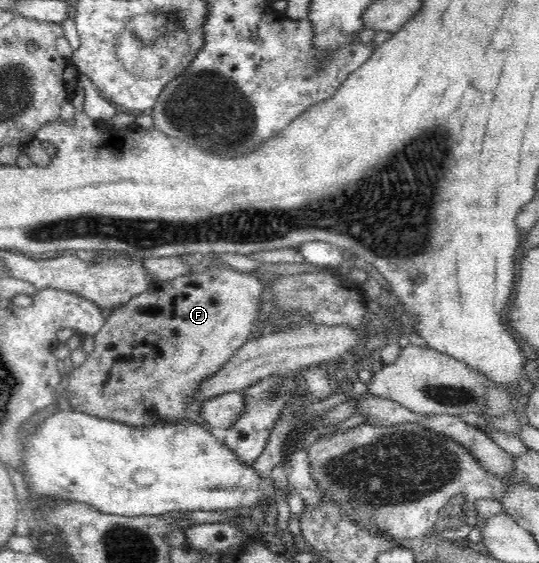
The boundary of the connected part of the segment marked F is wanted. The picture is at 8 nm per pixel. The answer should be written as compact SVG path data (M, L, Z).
M205 264L188 275L175 277L161 284L153 283L145 292L134 296L132 300L129 300L129 303L121 304L119 308L115 308L111 312L111 316L106 318L106 322L99 332L95 334L95 350L87 356L82 365L75 367L66 374L65 386L71 409L90 416L97 416L102 420L113 420L135 428L145 428L158 423L185 423L188 420L185 412L194 403L193 394L197 392L197 386L203 380L207 380L213 374L217 374L221 370L221 366L225 366L225 362L229 362L229 359L233 358L242 346L247 343L247 339L251 334L251 328L258 321L257 314L259 314L260 310L261 294L268 286L267 281L265 276L241 273L229 266Z

